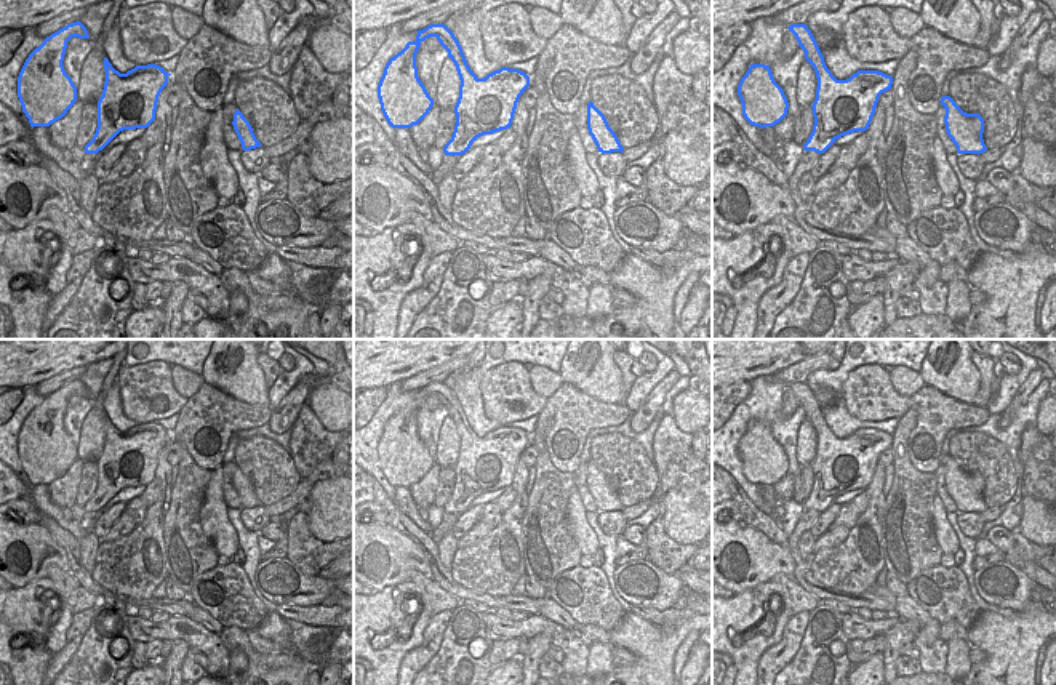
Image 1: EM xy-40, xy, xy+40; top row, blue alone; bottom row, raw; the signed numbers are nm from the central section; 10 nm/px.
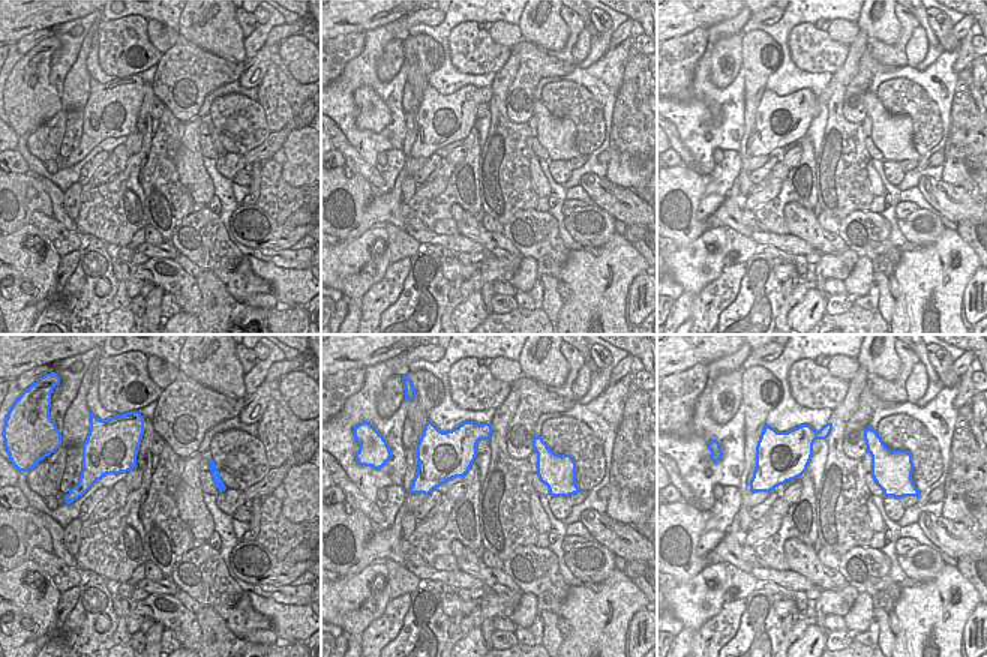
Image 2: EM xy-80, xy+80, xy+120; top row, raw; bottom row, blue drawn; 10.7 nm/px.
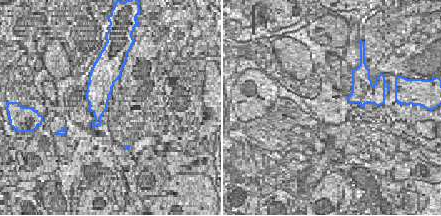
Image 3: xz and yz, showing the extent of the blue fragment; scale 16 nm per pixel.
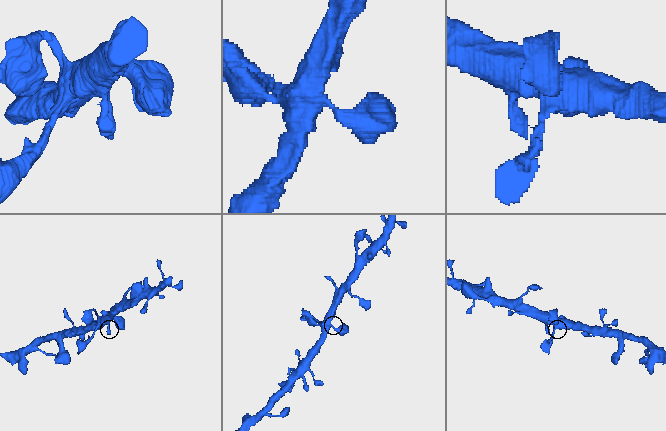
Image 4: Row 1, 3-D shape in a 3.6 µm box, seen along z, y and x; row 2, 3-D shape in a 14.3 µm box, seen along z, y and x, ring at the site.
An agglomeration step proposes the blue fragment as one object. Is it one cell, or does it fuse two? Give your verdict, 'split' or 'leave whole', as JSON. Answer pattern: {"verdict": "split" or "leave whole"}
{"verdict": "leave whole"}

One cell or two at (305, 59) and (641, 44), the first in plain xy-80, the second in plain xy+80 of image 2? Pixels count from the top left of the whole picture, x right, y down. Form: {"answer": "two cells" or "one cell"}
{"answer": "two cells"}

